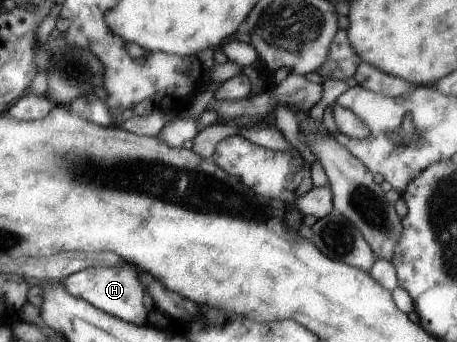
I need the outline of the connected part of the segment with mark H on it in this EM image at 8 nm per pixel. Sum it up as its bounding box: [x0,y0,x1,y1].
[63,260,156,324]

